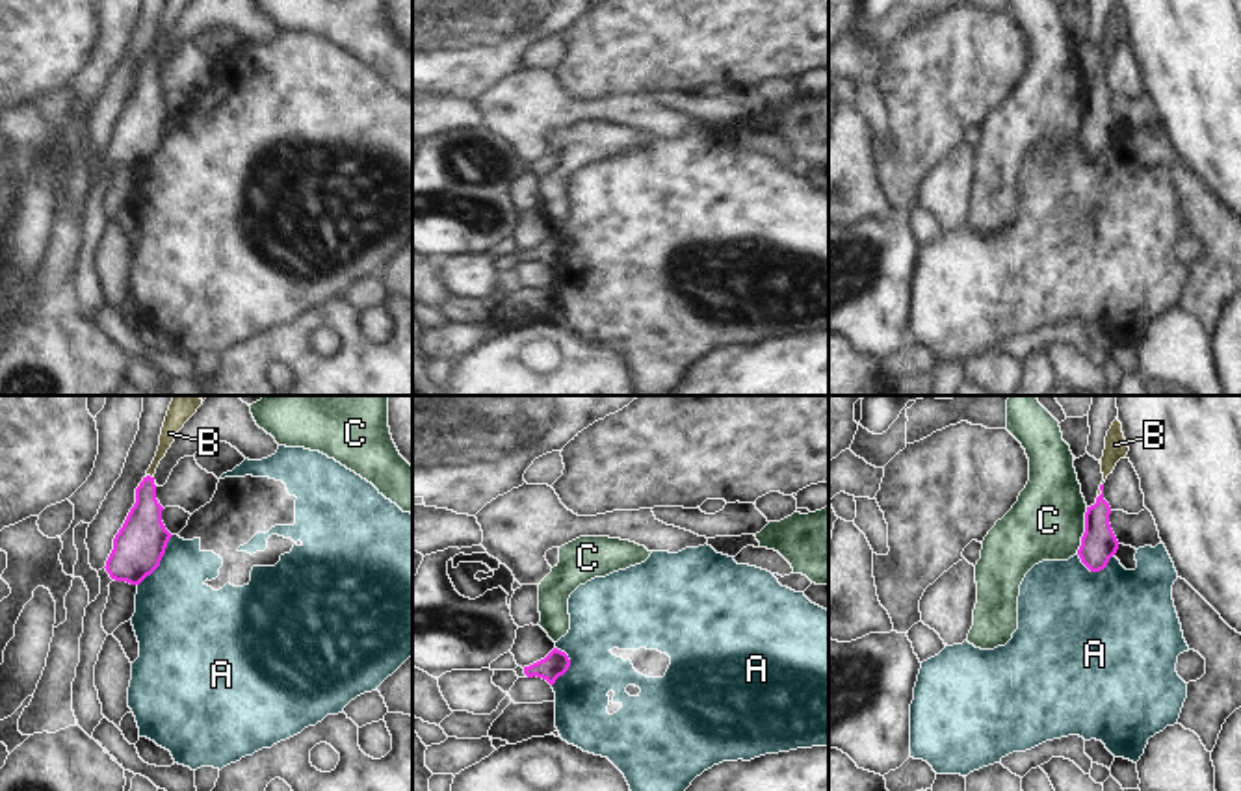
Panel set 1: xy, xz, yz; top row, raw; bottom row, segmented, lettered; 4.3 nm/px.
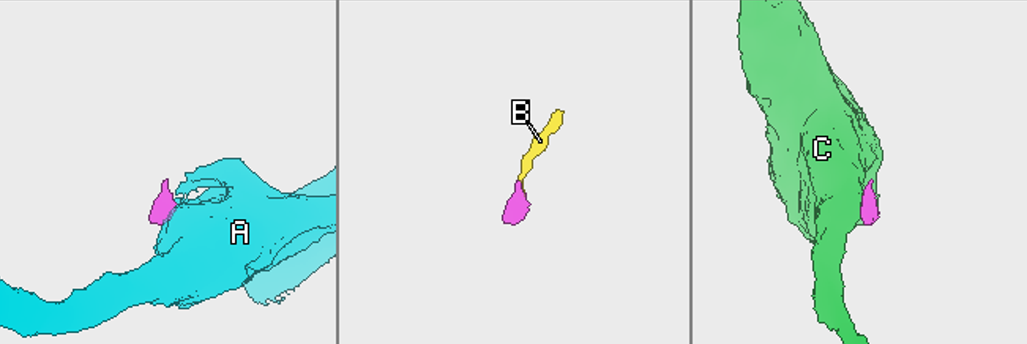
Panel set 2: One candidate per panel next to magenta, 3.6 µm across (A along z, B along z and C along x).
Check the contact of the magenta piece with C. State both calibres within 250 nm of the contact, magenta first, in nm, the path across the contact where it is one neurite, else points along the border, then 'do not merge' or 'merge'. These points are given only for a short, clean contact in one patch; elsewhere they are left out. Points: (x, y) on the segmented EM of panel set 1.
160/320 nm | along yz (1087, 507), (1082, 544), (1076, 552) | do not merge

